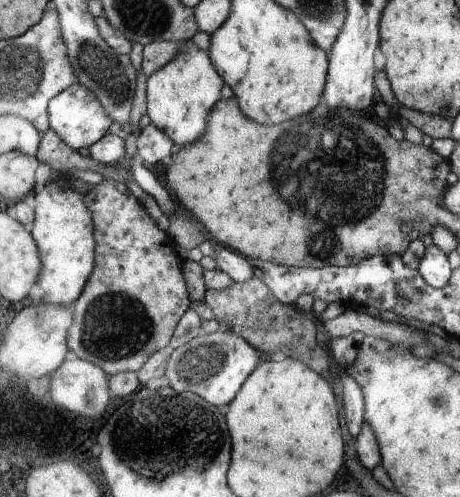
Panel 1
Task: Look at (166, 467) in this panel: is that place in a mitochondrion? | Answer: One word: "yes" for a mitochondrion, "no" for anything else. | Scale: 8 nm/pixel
yes

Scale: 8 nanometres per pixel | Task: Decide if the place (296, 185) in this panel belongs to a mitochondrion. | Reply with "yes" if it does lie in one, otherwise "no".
yes

